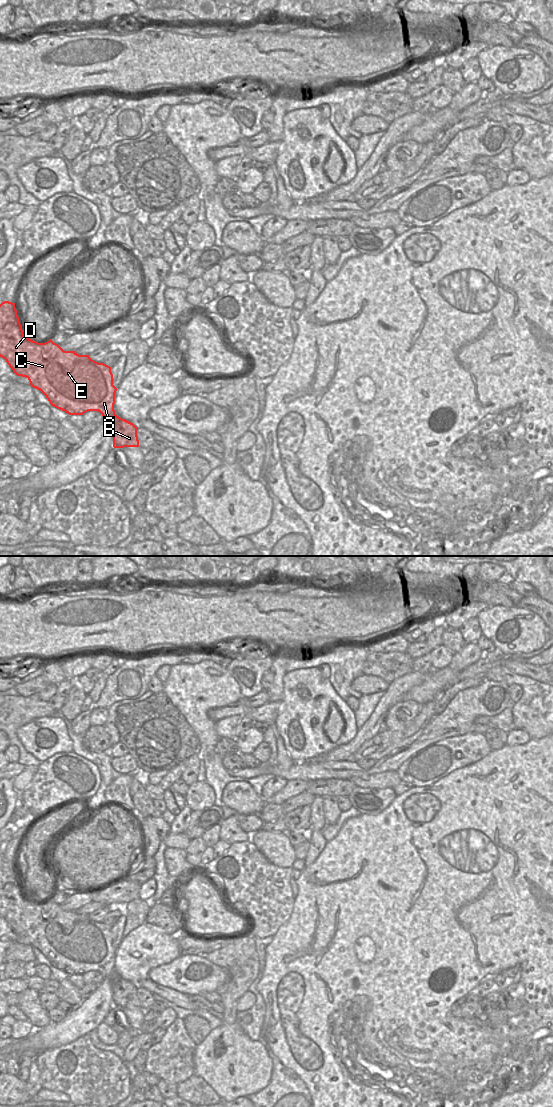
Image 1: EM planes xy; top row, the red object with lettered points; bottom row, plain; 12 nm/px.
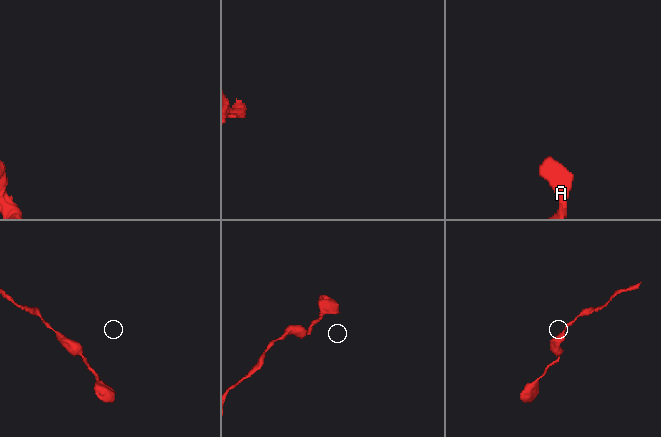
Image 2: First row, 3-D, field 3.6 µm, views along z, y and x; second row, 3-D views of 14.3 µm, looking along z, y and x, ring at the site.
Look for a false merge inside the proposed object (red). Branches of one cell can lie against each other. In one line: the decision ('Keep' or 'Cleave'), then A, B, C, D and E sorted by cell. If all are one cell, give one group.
Keep. Groups: A B C D E.

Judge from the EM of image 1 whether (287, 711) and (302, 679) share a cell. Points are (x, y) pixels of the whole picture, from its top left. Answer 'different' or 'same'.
same

